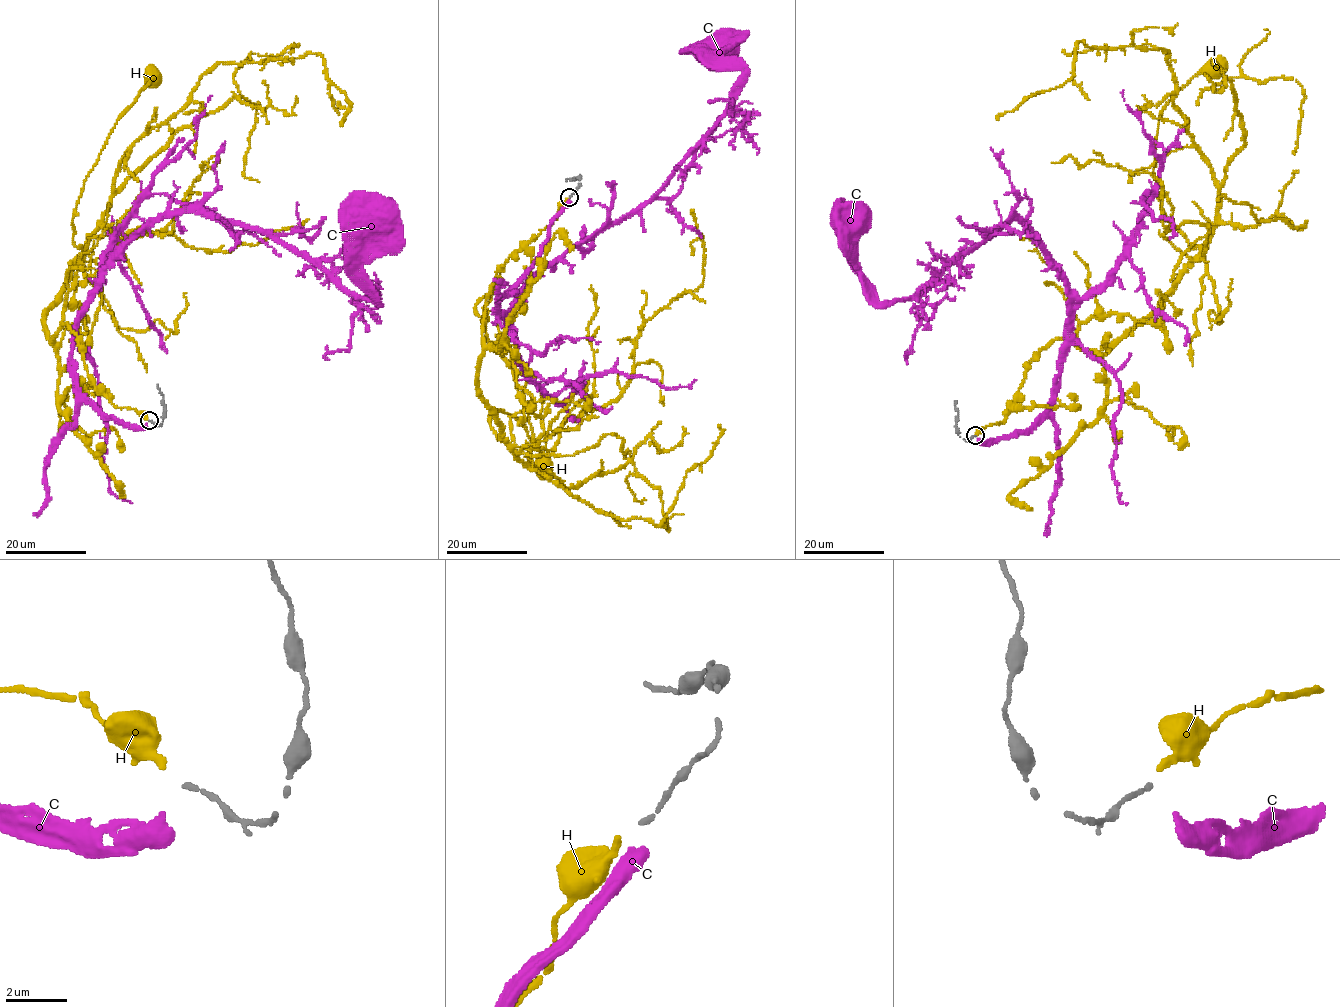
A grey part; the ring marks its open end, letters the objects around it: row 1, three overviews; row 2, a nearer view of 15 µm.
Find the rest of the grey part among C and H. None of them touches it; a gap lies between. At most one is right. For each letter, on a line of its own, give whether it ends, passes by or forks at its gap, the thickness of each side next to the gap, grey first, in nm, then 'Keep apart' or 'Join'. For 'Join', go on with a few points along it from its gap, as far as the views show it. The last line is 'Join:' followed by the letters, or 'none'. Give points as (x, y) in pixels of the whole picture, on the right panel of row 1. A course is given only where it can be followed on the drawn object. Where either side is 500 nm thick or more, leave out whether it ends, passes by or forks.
C: It ends there. Thickness 150 nm (grey) against 400 nm. Keep apart
H: It ends there. Thickness 150 nm (grey) against 240 nm. Join. Its course: (976, 434), (1005, 418), (1040, 350), (1069, 339), (1105, 353), (1200, 252), (1153, 172), (1160, 111), (1216, 71)
Join: H

